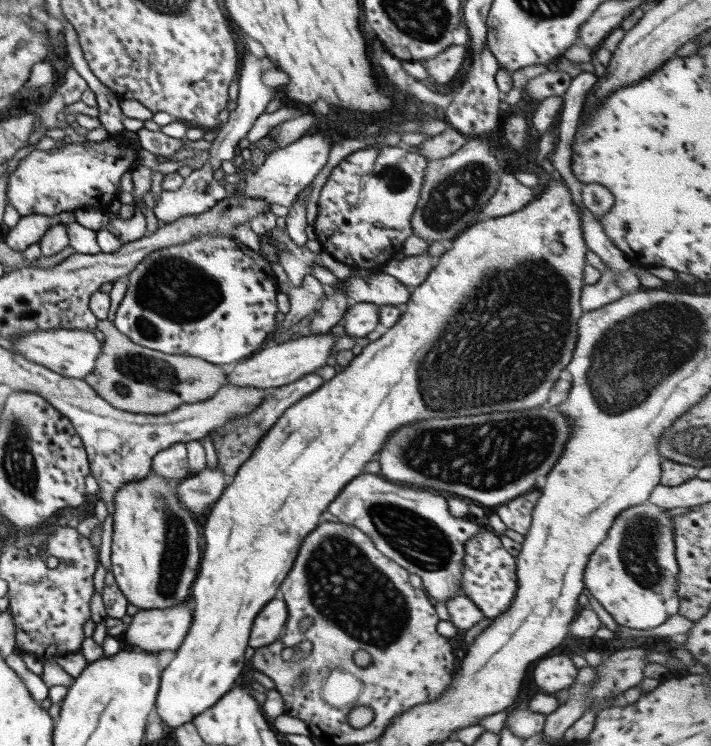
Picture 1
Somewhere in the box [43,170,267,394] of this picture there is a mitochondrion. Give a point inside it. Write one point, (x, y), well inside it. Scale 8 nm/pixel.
(173, 288)

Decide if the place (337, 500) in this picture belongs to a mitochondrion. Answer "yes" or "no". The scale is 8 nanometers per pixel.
no

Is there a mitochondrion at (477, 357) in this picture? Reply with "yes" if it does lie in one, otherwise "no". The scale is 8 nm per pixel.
yes

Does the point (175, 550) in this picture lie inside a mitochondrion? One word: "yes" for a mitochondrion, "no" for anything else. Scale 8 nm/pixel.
yes

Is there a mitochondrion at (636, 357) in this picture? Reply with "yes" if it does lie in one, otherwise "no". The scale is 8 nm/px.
yes

